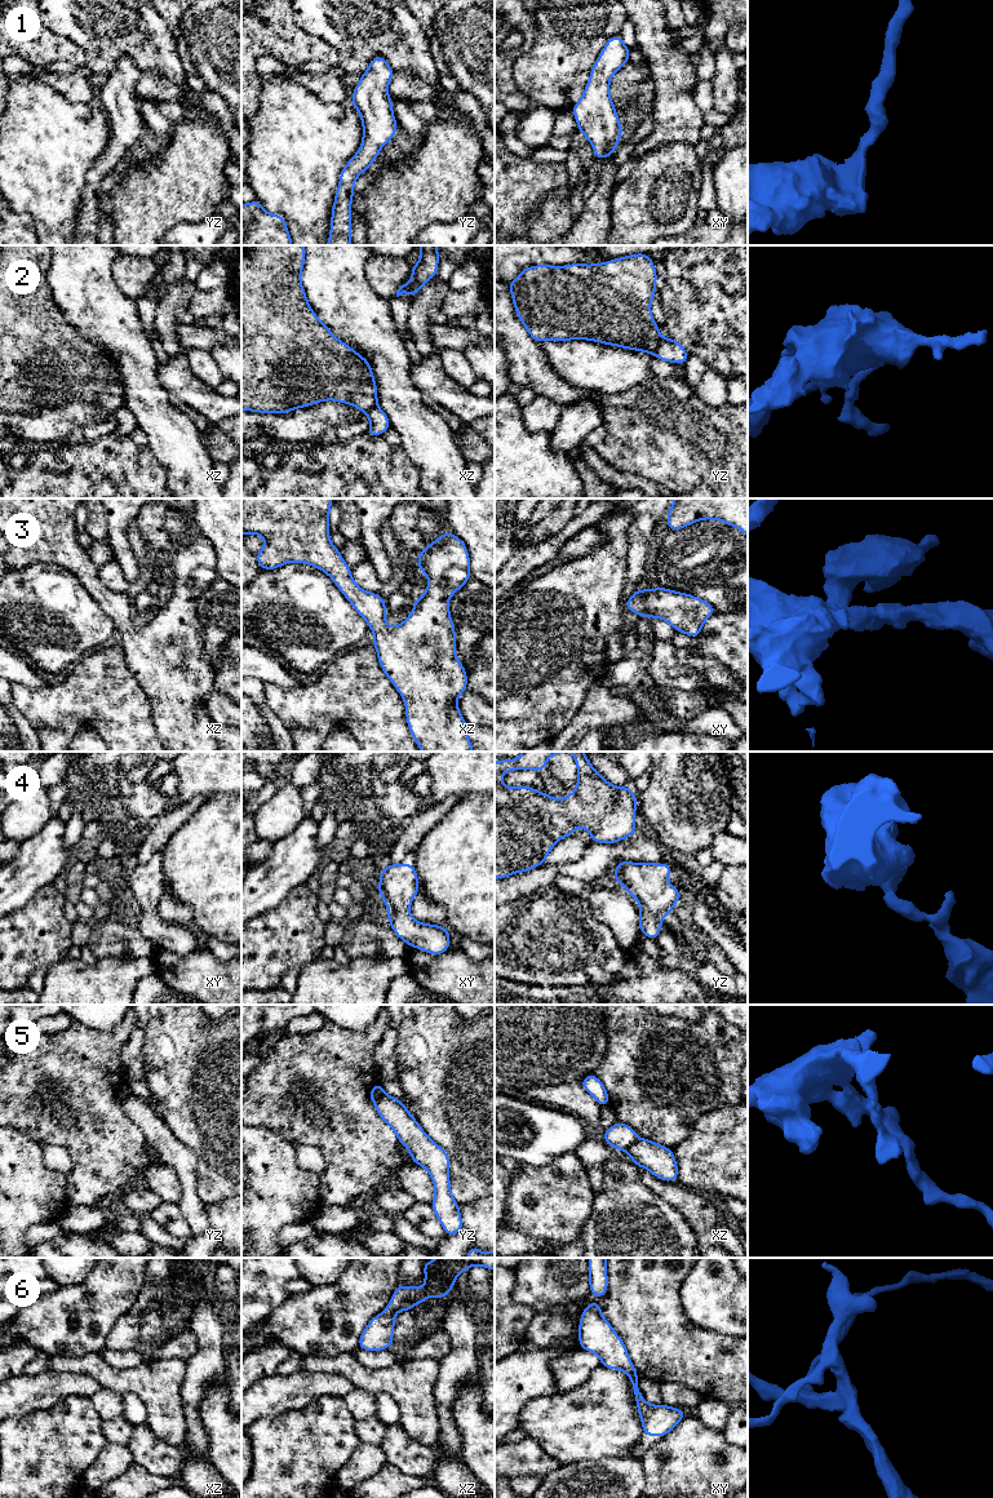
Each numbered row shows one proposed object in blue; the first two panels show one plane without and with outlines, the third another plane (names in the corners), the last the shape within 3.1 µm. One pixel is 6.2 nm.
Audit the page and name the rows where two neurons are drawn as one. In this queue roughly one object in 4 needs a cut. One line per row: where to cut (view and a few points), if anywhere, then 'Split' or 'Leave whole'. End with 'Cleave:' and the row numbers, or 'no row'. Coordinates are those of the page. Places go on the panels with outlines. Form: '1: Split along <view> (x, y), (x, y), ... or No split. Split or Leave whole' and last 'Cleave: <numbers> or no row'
1: No split. Leave whole
2: Split along yz (661, 338), (654, 353). Split
3: No split. Leave whole
4: No split. Leave whole
5: Split along xz (639, 1138), (625, 1149). Split
6: No split. Leave whole
Cleave: 2, 5

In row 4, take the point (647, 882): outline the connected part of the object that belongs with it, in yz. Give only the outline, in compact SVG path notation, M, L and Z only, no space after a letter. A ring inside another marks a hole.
M617 863L612 876L629 891L640 905L639 931L656 940L661 929L661 918L671 913L681 898L678 887L666 882L673 867L670 863Z

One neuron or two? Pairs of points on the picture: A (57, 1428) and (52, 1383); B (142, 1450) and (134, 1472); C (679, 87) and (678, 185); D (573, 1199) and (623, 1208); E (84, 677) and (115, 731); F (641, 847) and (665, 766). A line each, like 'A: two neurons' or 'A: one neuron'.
A: two neurons
B: two neurons
C: two neurons
D: two neurons
E: one neuron
F: two neurons

